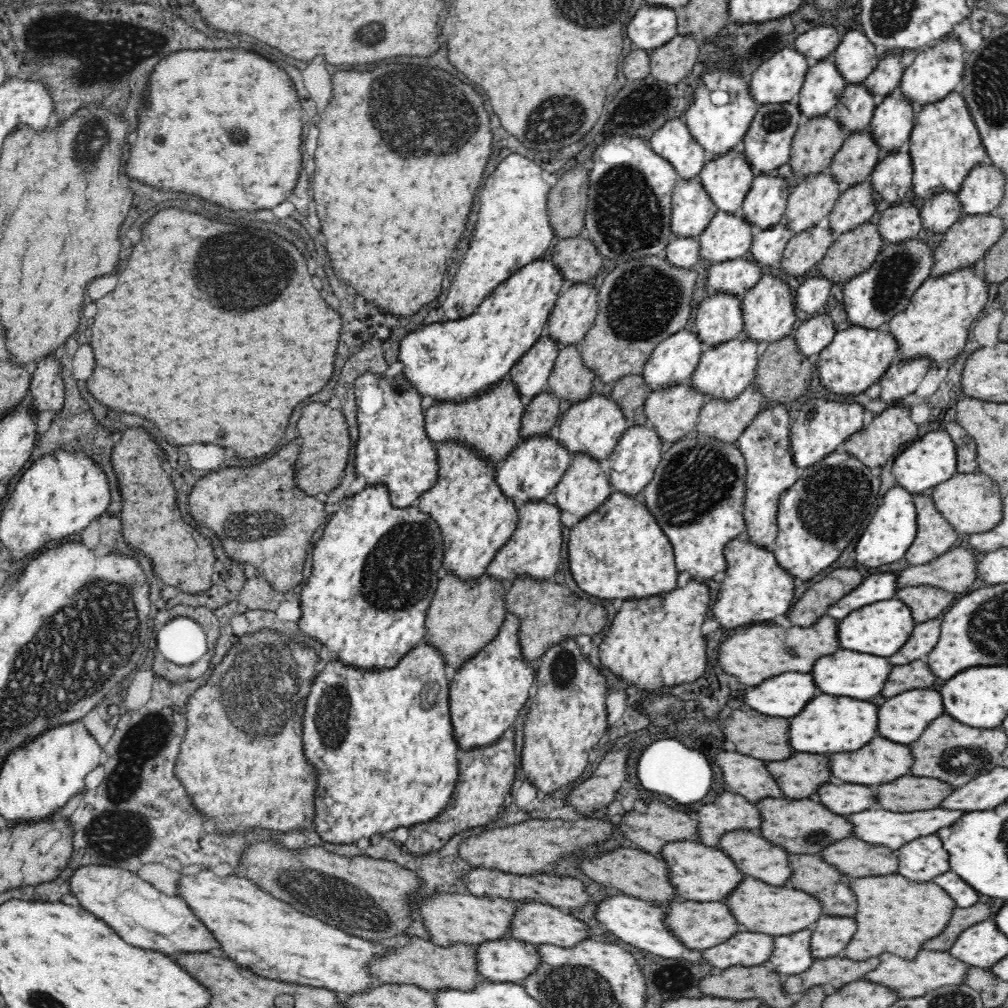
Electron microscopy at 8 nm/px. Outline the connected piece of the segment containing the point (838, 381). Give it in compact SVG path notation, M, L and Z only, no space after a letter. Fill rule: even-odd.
M852 325L838 331L834 340L814 359L820 385L843 399L852 399L878 382L888 367L897 361L896 348L896 339L883 327L866 329Z

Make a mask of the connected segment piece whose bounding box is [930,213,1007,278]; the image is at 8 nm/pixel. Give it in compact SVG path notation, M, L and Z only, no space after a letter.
M993 214L963 215L944 234L940 244L933 251L934 263L930 278L944 277L952 272L960 272L966 268L974 268L979 260L986 258L986 253L1003 235L1007 224L1000 217Z

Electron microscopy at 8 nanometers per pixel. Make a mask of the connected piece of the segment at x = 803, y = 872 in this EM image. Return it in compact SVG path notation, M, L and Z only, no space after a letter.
M792 854L788 858L788 864L794 870L790 884L798 890L804 890L804 892L815 896L822 903L824 915L855 918L857 898L848 898L848 896L855 896L853 892L850 892L850 886L848 886L848 880L851 880L850 876L840 874L841 870L838 867L824 862L824 857L821 854Z

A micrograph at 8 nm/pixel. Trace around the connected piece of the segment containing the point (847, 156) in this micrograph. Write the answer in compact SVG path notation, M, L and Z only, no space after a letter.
M868 132L847 136L846 142L840 147L828 172L841 190L850 190L858 183L868 180L882 158L881 150Z

